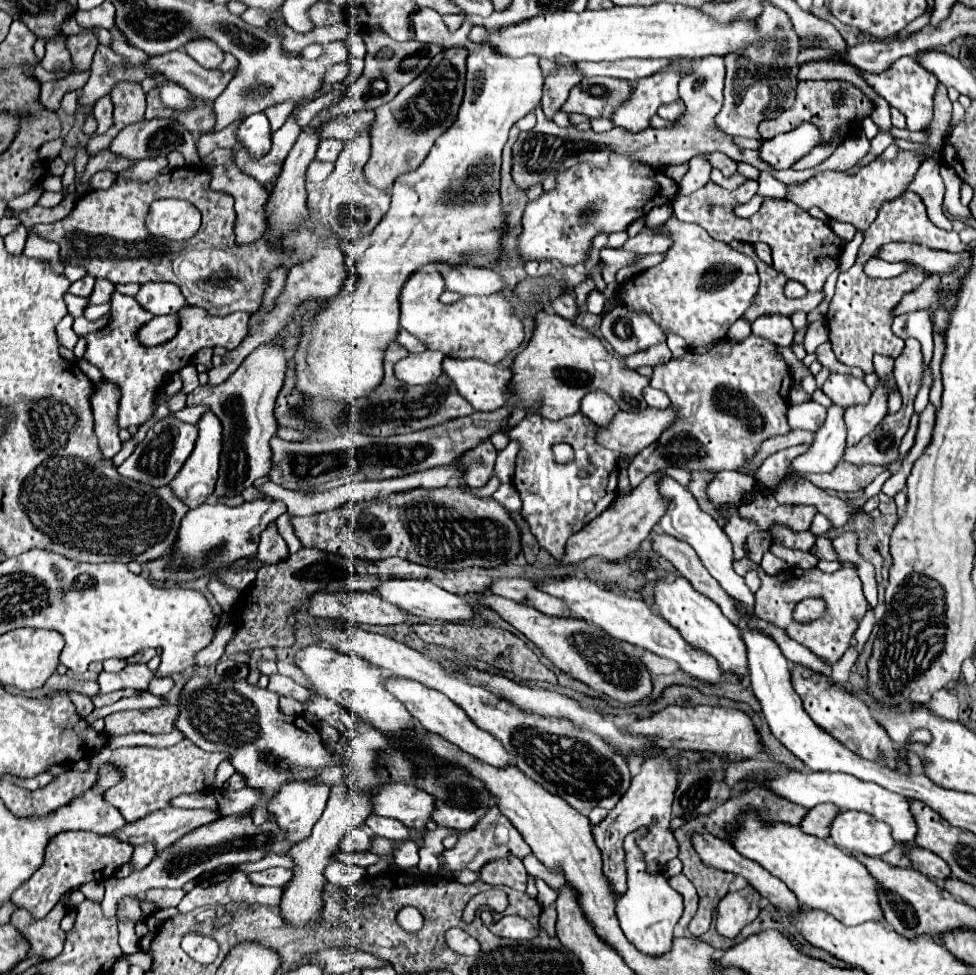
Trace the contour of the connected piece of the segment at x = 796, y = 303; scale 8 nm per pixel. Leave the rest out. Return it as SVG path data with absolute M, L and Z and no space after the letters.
M752 254L756 266L758 266L758 276L760 276L760 290L756 292L756 298L752 298L752 306L746 310L744 318L748 322L754 322L758 316L764 314L784 314L792 316L796 310L810 312L814 310L822 300L824 300L824 290L820 292L808 292L804 298L798 300L788 300L784 296L784 284L788 282L784 274L762 262Z

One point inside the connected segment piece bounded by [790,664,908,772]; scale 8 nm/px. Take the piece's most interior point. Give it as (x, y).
(847, 718)

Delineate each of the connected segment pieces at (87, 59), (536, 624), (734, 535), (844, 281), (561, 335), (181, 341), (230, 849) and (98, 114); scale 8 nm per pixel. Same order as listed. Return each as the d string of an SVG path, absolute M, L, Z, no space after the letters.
M80 32L78 36L68 36L68 50L72 56L72 66L76 72L88 70L92 64L92 56L98 46L98 36L94 32Z
M482 594L476 598L476 604L482 604L494 612L498 612L508 624L512 624L518 632L522 632L540 652L564 674L584 682L600 696L608 696L622 704L634 704L652 694L652 678L642 658L634 654L634 646L620 642L606 634L602 628L594 626L588 620L580 618L558 618L548 616L532 606L524 606L520 602L512 602L508 598L496 594Z
M732 506L732 508L728 510L728 514L730 514L730 518L728 518L728 524L726 524L724 532L726 532L726 536L730 538L730 542L734 544L734 558L740 560L740 558L746 556L746 552L744 552L744 548L742 548L744 540L748 538L748 534L758 532L758 528L756 528L754 522L742 520L742 518L738 516L738 508L736 508L736 506Z
M860 248L856 266L844 272L844 276L840 276L840 286L836 286L836 294L832 296L826 314L830 342L836 358L848 366L858 366L864 372L874 372L872 366L874 354L898 358L900 352L904 350L904 342L898 336L894 336L890 330L892 310L906 292L912 292L926 278L924 270L908 270L906 274L890 280L868 278L864 274L864 264L868 258L872 258L872 254L874 250Z
M538 312L534 318L534 336L514 358L512 366L514 404L526 404L530 410L540 402L542 416L548 420L560 420L580 412L580 398L584 398L584 394L590 394L592 390L604 390L624 412L640 412L648 408L642 398L642 390L650 384L650 378L628 370L628 366L624 366L624 356L608 352L592 332L556 314Z
M114 292L112 296L112 320L100 332L86 334L86 354L84 360L100 368L106 380L112 380L122 390L120 410L118 410L118 426L120 429L135 425L140 426L152 417L152 402L168 374L178 372L188 366L190 360L202 348L224 346L228 350L236 348L248 330L248 312L232 312L228 316L212 316L204 308L186 306L180 310L180 330L178 334L154 348L140 344L136 338L140 326L150 320L150 314L138 306L138 302L130 296Z
M232 814L224 816L212 824L200 826L180 840L176 840L172 846L164 848L156 854L156 858L142 870L132 872L128 878L108 878L106 880L106 894L102 900L104 916L116 914L116 906L120 904L120 898L126 896L144 896L150 888L182 888L186 882L196 880L200 874L208 870L216 870L218 866L236 866L242 862L256 862L268 852L288 852L290 846L284 840L284 832L278 828L276 822L264 822L262 826L254 826L252 818L248 814Z
M108 94L96 102L96 106L94 106L94 118L98 122L96 134L104 134L112 126L112 110L114 110L114 106L112 106L112 100Z

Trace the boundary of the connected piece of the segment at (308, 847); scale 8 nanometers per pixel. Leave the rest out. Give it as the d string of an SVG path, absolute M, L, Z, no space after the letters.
M360 720L358 724L358 738L350 744L346 744L346 754L344 758L350 760L350 774L352 774L352 784L350 786L336 786L330 790L330 800L316 822L312 836L306 838L304 842L296 844L290 850L290 856L296 860L294 868L294 878L290 880L288 890L282 896L282 916L292 924L292 926L306 926L310 922L318 922L320 910L322 910L322 888L324 888L324 868L332 860L332 854L340 848L342 838L358 824L364 824L364 820L370 816L372 804L370 804L370 790L376 788L378 784L384 782L412 782L414 780L414 766L404 754L404 750L392 746L392 740L388 740L384 734L374 730L372 726L364 724Z

